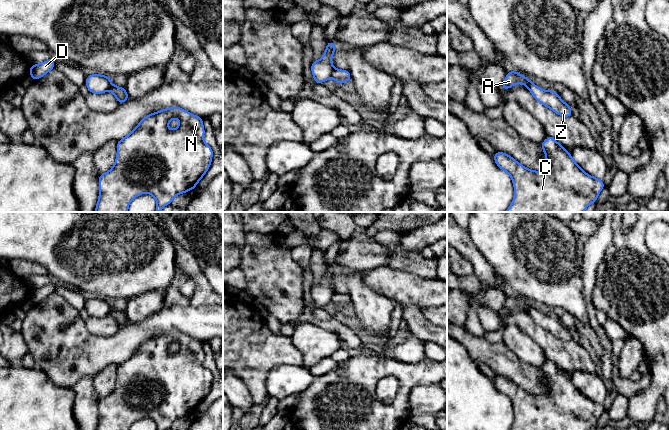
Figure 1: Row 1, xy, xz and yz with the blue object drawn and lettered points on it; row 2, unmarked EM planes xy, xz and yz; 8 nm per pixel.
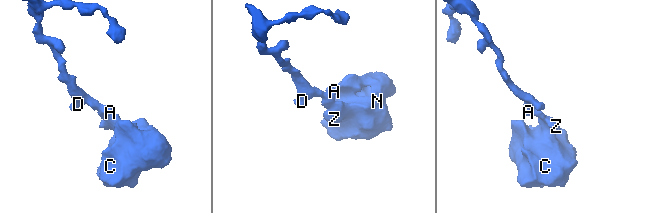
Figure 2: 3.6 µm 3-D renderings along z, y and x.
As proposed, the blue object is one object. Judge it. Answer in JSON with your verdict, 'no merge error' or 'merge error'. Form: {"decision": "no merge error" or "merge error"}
{"decision": "merge error"}

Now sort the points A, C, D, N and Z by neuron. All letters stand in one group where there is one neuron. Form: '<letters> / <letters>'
A D / C N Z

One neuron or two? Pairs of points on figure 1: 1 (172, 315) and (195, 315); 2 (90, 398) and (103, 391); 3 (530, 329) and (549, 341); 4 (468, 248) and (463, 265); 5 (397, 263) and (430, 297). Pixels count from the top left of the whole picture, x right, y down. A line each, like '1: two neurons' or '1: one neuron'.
1: one neuron
2: two neurons
3: one neuron
4: two neurons
5: two neurons

